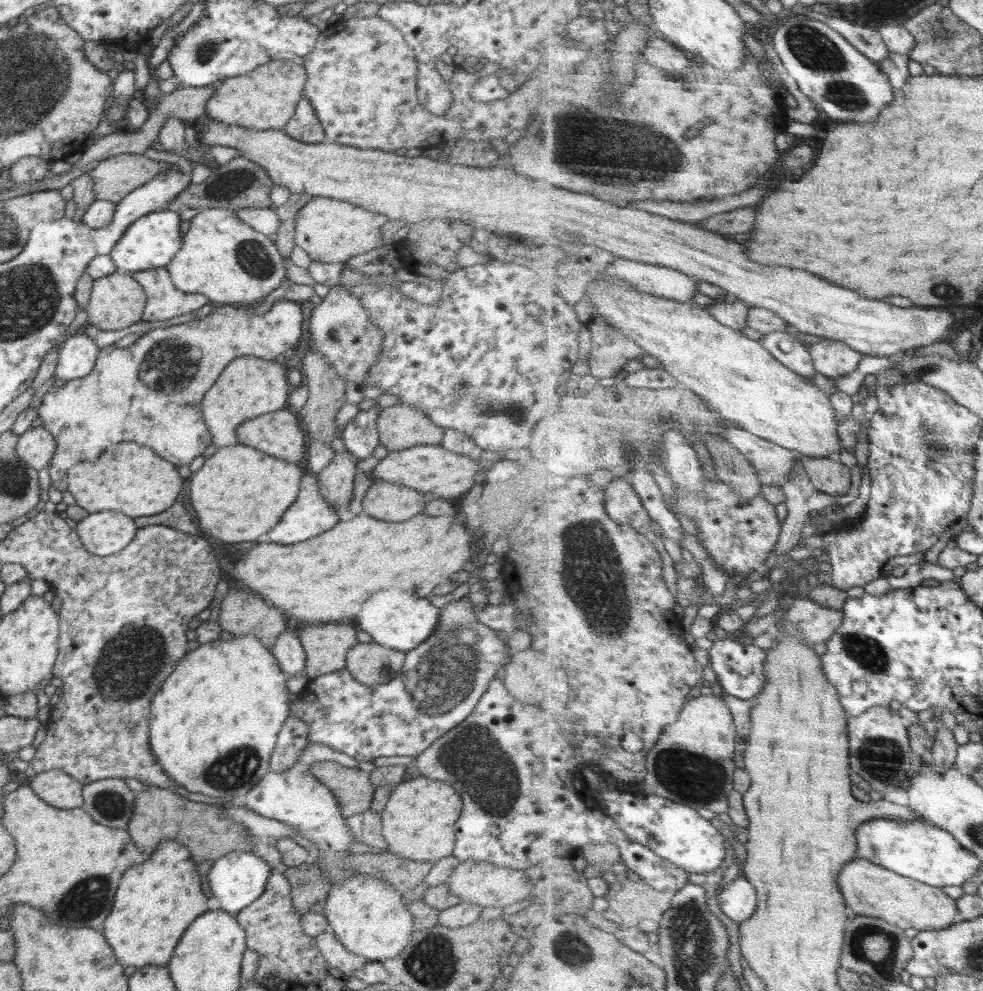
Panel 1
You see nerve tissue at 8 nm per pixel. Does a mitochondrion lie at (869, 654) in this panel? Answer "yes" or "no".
yes

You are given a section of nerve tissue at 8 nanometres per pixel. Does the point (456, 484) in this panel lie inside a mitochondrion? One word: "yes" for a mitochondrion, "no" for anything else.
no

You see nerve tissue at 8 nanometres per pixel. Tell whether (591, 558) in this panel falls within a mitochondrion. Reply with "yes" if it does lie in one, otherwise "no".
yes

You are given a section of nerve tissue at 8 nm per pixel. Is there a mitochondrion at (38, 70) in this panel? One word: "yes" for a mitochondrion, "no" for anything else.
yes

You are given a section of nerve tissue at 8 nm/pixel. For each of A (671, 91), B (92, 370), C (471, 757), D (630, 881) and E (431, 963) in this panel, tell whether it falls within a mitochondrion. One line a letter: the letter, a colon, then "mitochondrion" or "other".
A: other
B: other
C: mitochondrion
D: other
E: mitochondrion

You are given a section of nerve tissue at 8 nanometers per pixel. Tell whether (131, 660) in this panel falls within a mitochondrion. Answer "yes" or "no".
yes

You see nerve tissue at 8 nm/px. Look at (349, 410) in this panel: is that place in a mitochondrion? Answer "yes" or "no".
no

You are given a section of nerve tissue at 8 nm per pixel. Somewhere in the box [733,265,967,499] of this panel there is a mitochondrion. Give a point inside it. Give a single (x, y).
(936, 437)

